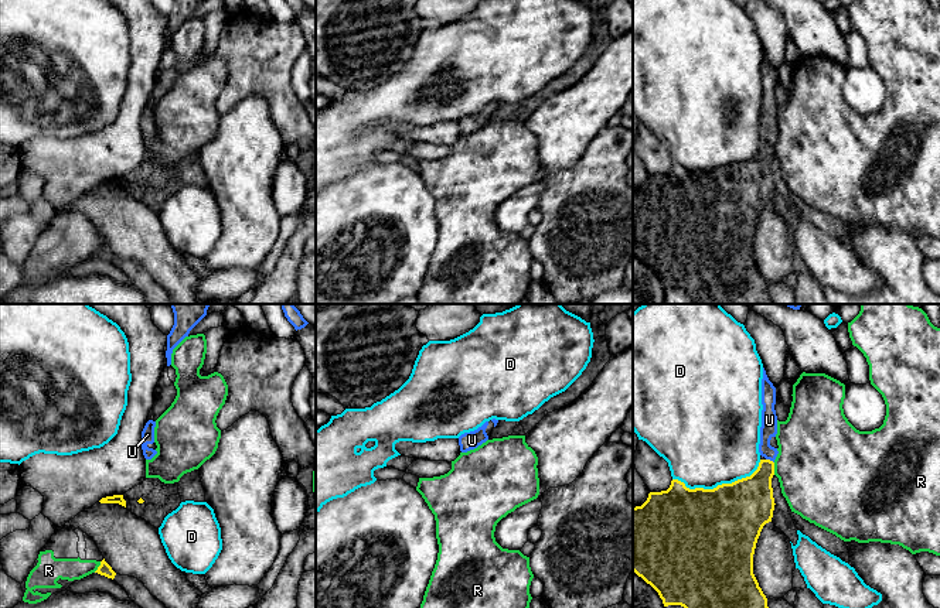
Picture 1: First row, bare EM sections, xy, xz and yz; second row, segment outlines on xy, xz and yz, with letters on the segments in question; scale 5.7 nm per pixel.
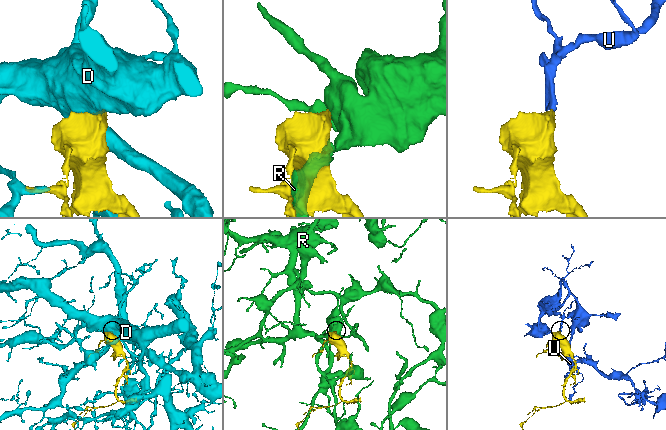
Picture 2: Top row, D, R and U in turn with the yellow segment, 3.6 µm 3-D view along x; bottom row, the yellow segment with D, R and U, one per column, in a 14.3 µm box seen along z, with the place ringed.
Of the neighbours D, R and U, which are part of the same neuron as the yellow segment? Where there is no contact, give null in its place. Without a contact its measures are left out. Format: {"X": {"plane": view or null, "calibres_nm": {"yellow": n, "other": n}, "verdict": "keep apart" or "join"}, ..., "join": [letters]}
{"D": {"plane": "yz", "calibres_nm": {"yellow": 460, "other": 500}, "verdict": "keep apart"}, "R": {"plane": "yz", "calibres_nm": {"yellow": 300, "other": 480}, "verdict": "keep apart"}, "U": {"plane": "yz", "calibres_nm": {"yellow": 260, "other": 100}, "verdict": "join"}, "join": ["U"]}

